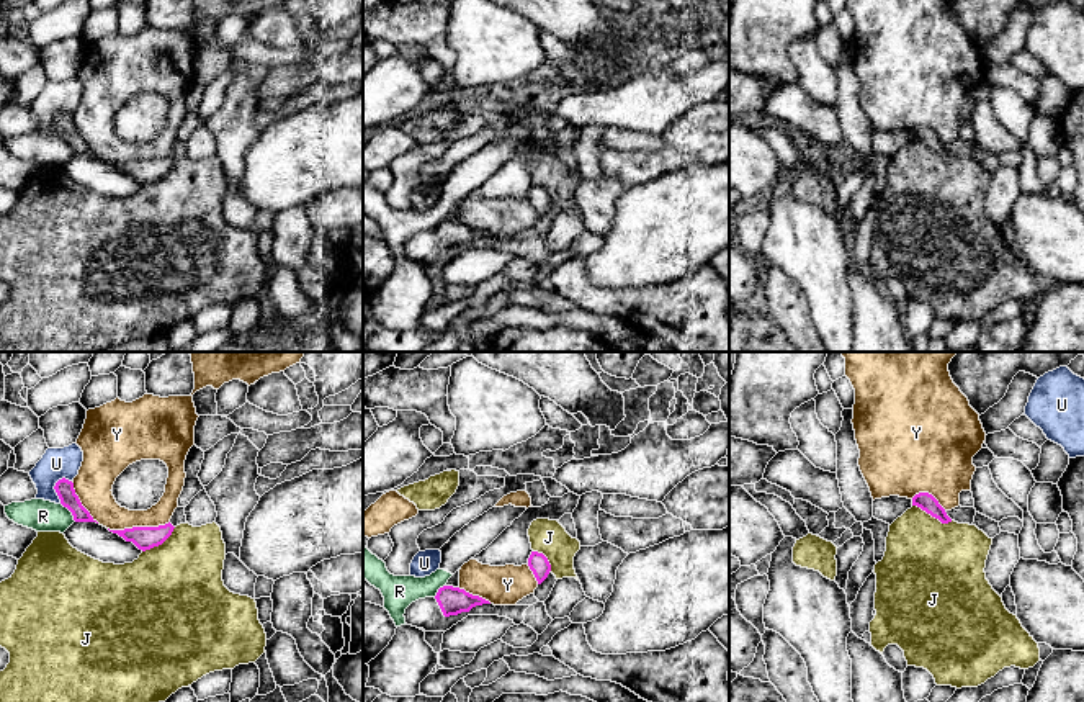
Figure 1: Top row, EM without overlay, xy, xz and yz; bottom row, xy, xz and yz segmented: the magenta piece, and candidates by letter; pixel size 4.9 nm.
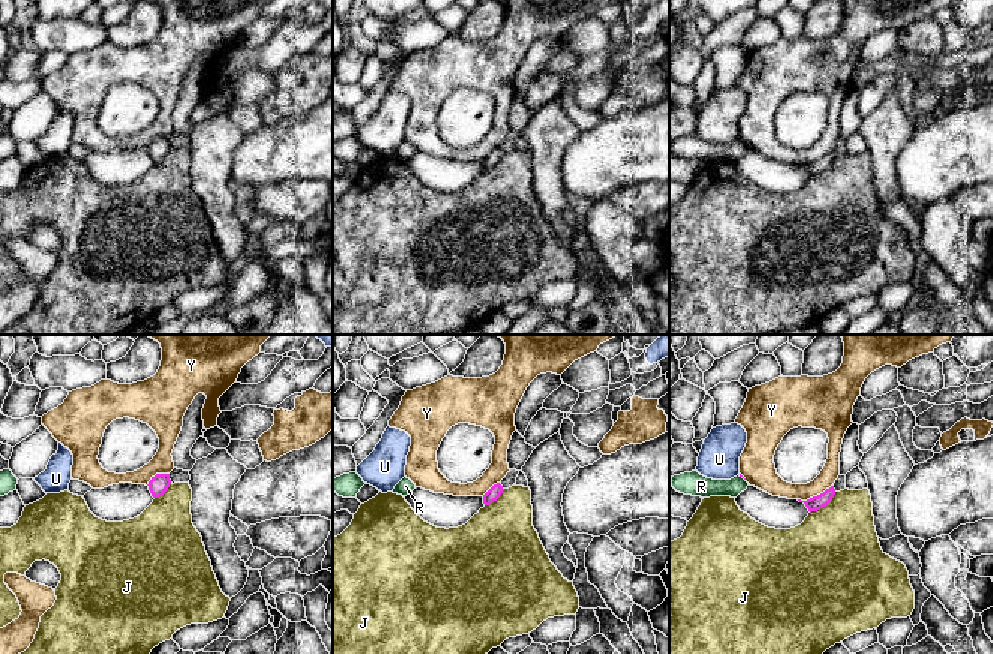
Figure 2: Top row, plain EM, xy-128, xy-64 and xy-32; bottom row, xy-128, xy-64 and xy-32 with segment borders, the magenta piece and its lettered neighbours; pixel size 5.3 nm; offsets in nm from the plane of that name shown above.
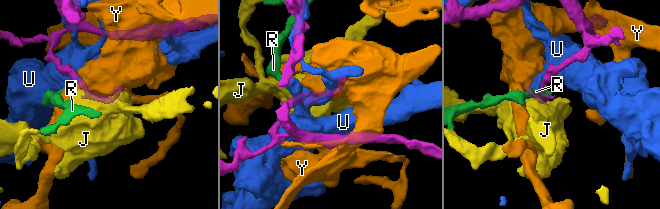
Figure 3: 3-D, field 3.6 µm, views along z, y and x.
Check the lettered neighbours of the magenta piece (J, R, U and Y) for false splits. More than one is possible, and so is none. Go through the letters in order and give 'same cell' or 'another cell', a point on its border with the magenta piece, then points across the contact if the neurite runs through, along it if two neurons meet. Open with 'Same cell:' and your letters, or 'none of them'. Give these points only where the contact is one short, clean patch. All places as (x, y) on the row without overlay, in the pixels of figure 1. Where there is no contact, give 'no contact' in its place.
Same cell: none of them
J: another cell | yz (932, 149) | along yz (913, 138), (942, 156), (952, 154)
R: another cell | xy (71, 144) | along xy (61, 136), (76, 154)
U: another cell | xy (54, 121)
Y: another cell | xy (138, 161)

